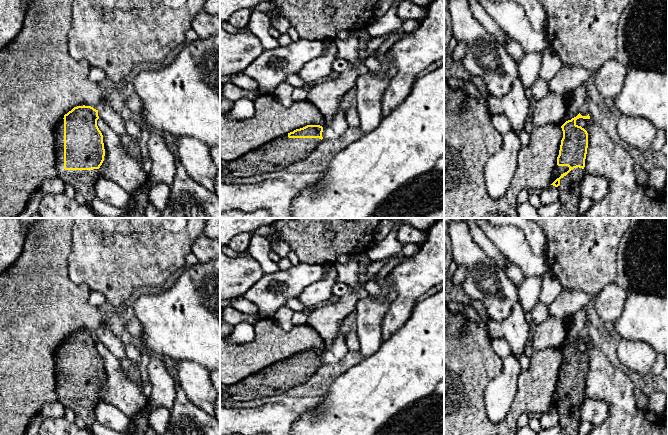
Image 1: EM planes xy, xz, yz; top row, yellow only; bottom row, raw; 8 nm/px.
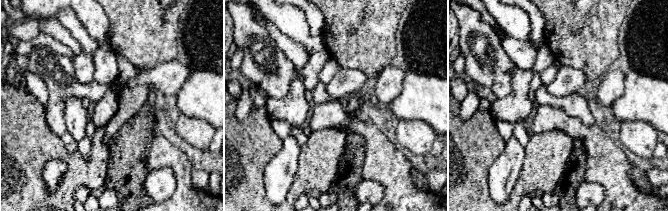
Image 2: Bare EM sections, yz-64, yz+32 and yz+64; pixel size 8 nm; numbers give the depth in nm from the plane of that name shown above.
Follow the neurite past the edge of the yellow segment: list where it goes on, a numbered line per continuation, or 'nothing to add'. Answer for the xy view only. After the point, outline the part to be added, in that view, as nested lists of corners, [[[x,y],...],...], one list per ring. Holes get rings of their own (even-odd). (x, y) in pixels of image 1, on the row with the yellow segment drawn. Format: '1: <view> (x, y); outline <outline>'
1: xy (83, 181); outline [[[64,119],[55,127],[55,169],[57,177],[65,184],[71,184],[77,193],[84,196],[86,205],[92,206],[95,194],[95,181],[102,177],[99,169],[93,170],[65,170],[64,169]]]

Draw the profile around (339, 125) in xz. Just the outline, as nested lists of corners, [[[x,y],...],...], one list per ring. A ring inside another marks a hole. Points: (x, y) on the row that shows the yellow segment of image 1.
[[[339,106],[329,126],[323,128],[322,137],[327,140],[340,138],[349,128],[345,114]]]

